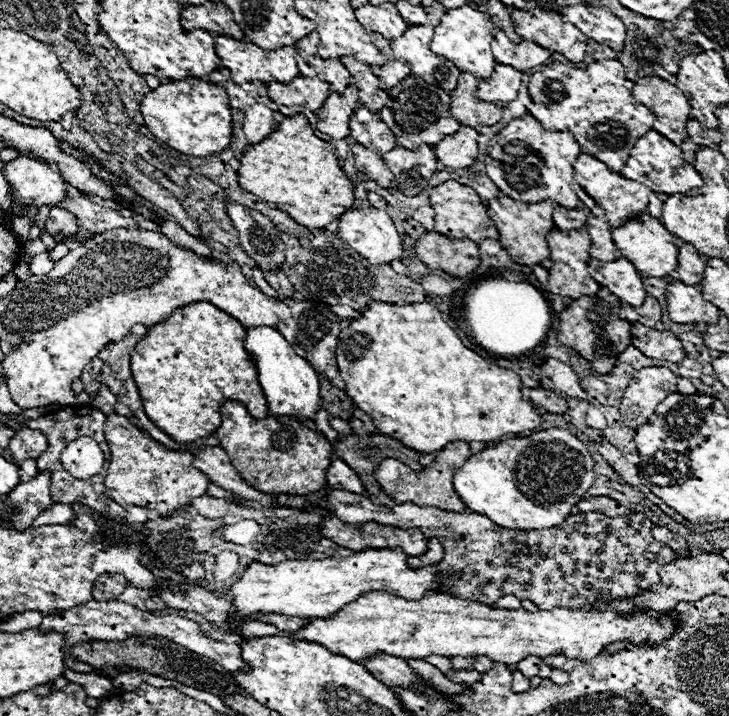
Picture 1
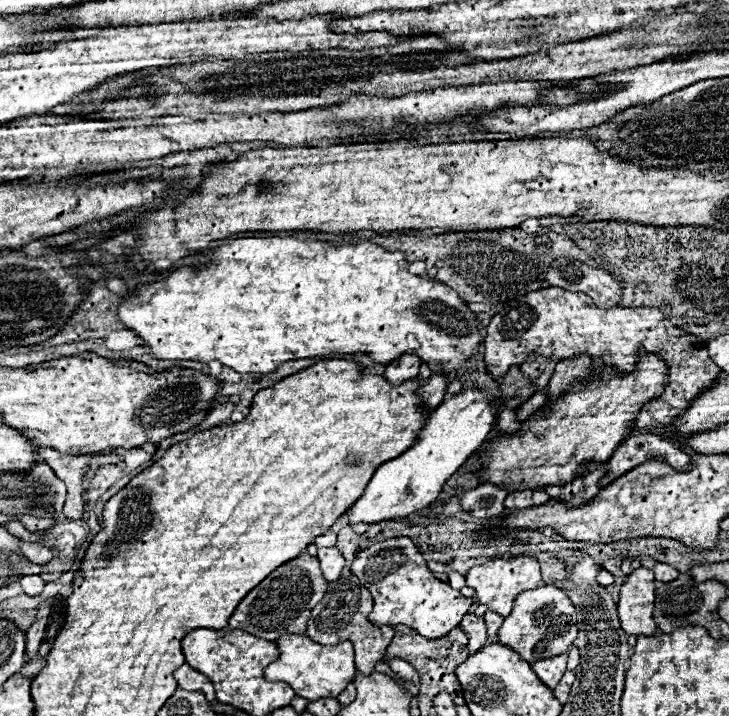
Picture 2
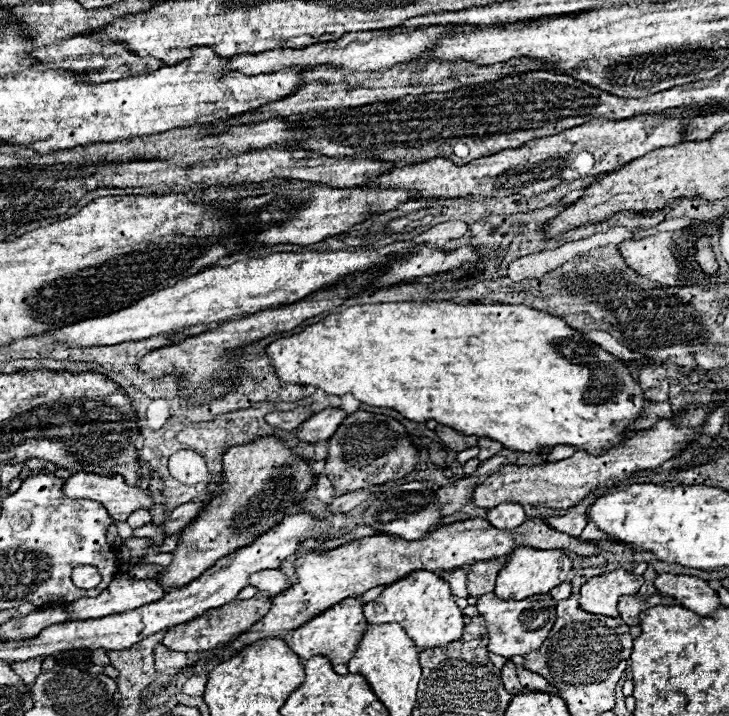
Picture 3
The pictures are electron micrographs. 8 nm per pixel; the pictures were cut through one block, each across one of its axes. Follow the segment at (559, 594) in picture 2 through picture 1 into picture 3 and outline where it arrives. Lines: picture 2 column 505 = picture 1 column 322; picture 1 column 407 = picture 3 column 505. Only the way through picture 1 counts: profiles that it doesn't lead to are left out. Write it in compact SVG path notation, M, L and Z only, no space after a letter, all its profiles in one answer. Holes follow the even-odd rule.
M488 592L478 598L476 606L480 610L480 616L488 624L488 636L490 636L488 650L504 658L526 656L528 652L536 652L546 640L548 632L552 630L556 616L556 600L550 594L528 596L524 600L500 600L496 598L494 592Z

